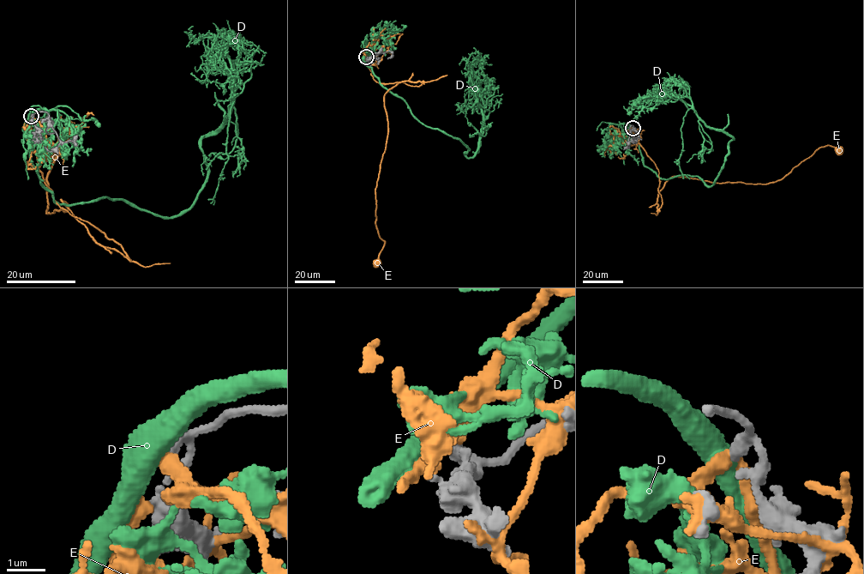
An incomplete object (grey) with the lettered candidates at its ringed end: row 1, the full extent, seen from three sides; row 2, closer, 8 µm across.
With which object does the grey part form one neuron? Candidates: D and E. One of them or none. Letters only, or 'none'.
D

